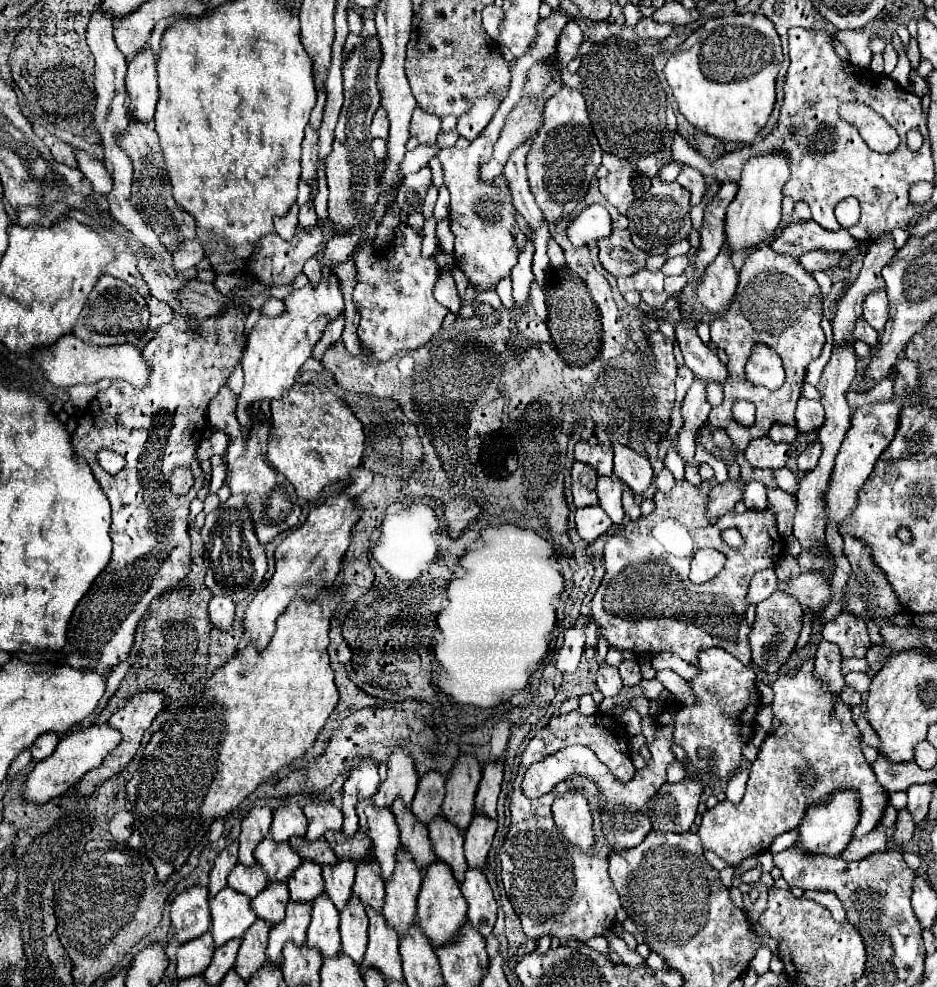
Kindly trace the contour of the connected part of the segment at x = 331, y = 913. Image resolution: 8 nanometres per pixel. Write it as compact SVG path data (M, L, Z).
M321 893L313 903L311 925L307 929L307 947L317 947L323 957L335 957L341 949L339 911Z

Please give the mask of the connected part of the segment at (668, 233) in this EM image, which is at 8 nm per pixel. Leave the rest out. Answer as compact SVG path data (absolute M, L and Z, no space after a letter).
M651 179L649 191L645 191L639 199L629 205L627 211L629 231L633 245L649 255L667 255L667 247L675 241L685 239L691 233L689 219L689 191L685 191L677 181L665 183L661 179Z

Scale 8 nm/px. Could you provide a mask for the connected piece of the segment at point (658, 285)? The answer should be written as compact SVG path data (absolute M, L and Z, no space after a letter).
M643 267L639 273L629 275L629 277L617 277L619 283L619 291L641 291L641 289L649 289L653 293L661 293L663 291L663 271L649 271L647 267Z

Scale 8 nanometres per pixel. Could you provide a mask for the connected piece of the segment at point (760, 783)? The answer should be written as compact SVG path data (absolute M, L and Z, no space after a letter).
M811 659L803 661L795 677L781 675L773 683L773 691L775 699L771 707L781 725L763 741L759 757L751 765L745 797L741 803L725 799L707 809L697 831L703 847L733 867L769 849L777 835L797 829L809 805L827 799L837 789L851 787L861 797L861 821L855 837L863 837L875 829L889 801L887 791L877 783L873 769L859 749L861 735L851 719L851 707L823 691L821 683L813 677Z

